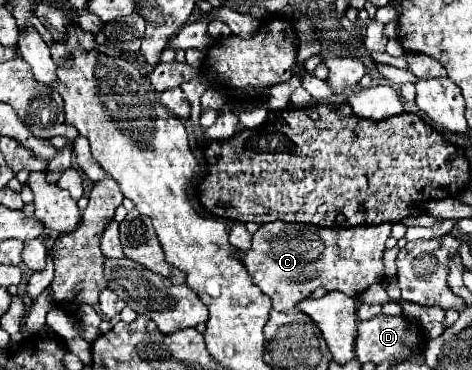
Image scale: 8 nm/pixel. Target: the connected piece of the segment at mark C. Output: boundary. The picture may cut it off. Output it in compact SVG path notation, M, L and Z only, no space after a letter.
M277 220L259 226L251 238L251 248L237 250L235 256L247 268L253 284L271 298L271 306L285 312L321 286L329 292L339 290L357 298L369 286L381 284L385 280L385 240L389 238L391 228L391 222L377 226L323 228L315 224L287 224Z

